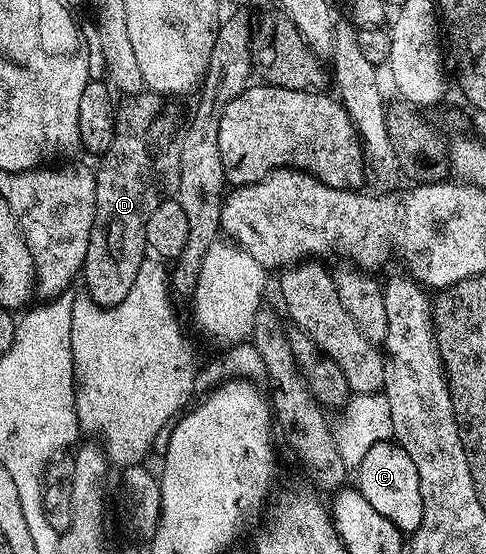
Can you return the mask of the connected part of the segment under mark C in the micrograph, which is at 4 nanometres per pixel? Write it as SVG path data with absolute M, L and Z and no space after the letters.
M395 442L375 444L366 450L366 458L362 458L358 469L360 484L358 490L401 533L411 534L418 530L422 522L422 490L418 470L414 462Z

